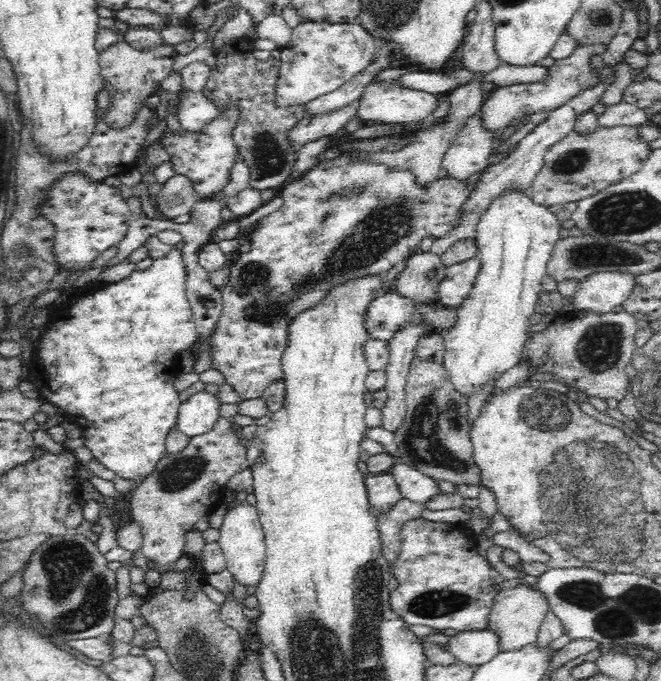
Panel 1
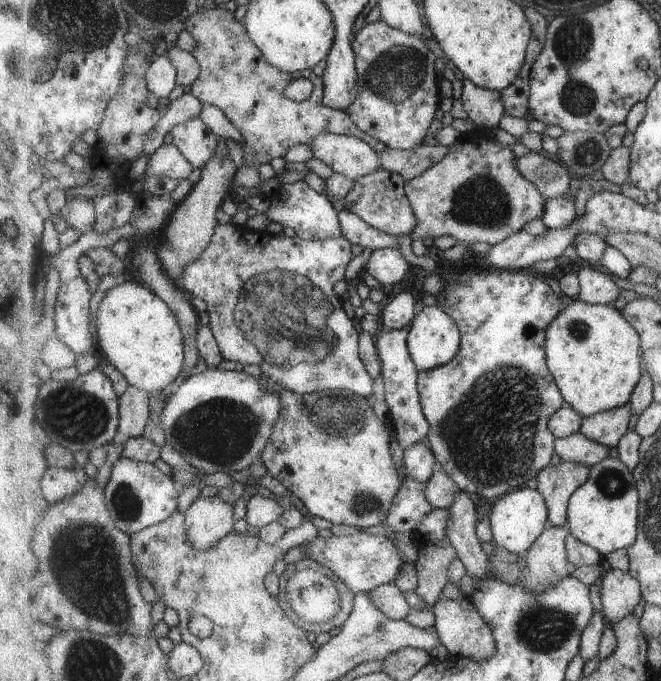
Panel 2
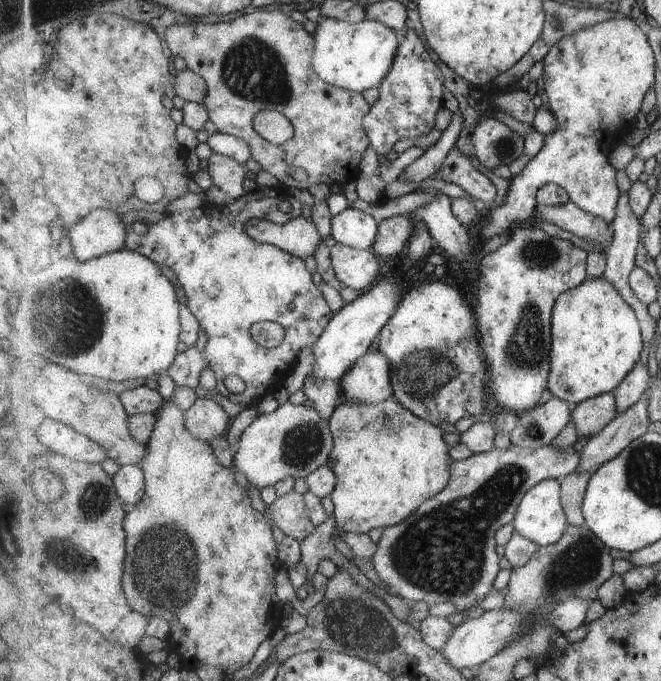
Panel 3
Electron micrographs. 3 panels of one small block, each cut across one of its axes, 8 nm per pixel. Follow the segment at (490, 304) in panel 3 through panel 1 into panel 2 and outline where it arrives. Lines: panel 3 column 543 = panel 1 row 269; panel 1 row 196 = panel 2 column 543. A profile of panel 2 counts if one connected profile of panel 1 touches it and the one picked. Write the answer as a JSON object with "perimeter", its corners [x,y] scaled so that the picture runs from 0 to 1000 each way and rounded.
{"perimeter":[[[697,386],[693,388],[687,398],[681,396],[682,402],[688,402],[687,407],[676,411],[667,408],[672,414],[672,424],[667,429],[661,429],[660,443],[670,455],[676,457],[676,461],[682,463],[682,467],[688,468],[688,473],[693,473],[699,488],[699,508],[694,512],[693,523],[679,535],[651,545],[632,545],[632,571],[635,573],[643,611],[651,620],[649,655],[660,667],[663,686],[669,687],[676,696],[681,696],[705,724],[710,724],[713,728],[723,725],[731,728],[731,731],[746,734],[746,731],[758,731],[775,720],[794,715],[800,705],[812,703],[815,693],[837,678],[843,643],[832,630],[832,614],[846,601],[850,601],[852,595],[858,590],[828,532],[826,493],[834,471],[846,464],[858,441],[852,435],[840,432],[825,411],[802,398],[769,398],[744,395],[743,392],[719,395],[722,388],[699,389],[699,392],[696,389]]]}

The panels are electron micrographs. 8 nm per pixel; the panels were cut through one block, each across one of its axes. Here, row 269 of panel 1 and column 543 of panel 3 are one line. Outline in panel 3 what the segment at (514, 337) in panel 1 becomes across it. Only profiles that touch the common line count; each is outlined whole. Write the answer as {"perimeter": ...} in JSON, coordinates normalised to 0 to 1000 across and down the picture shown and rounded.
{"perimeter":[[[828,703],[803,717],[791,730],[776,768],[781,781],[818,803],[846,796],[861,775],[850,742],[849,705]]]}

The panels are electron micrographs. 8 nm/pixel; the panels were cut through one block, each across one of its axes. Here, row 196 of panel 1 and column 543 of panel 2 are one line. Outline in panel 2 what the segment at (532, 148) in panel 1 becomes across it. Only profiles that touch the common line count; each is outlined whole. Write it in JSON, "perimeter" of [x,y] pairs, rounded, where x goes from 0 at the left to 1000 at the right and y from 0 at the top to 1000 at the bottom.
{"perimeter":[[[852,677],[838,683],[826,684],[814,696],[812,717],[823,725],[829,744],[832,746],[832,769],[840,772],[852,772],[858,769],[861,755],[859,743],[862,742],[864,730],[870,721],[885,711],[893,700],[893,684],[885,680],[871,680],[867,677]]]}

